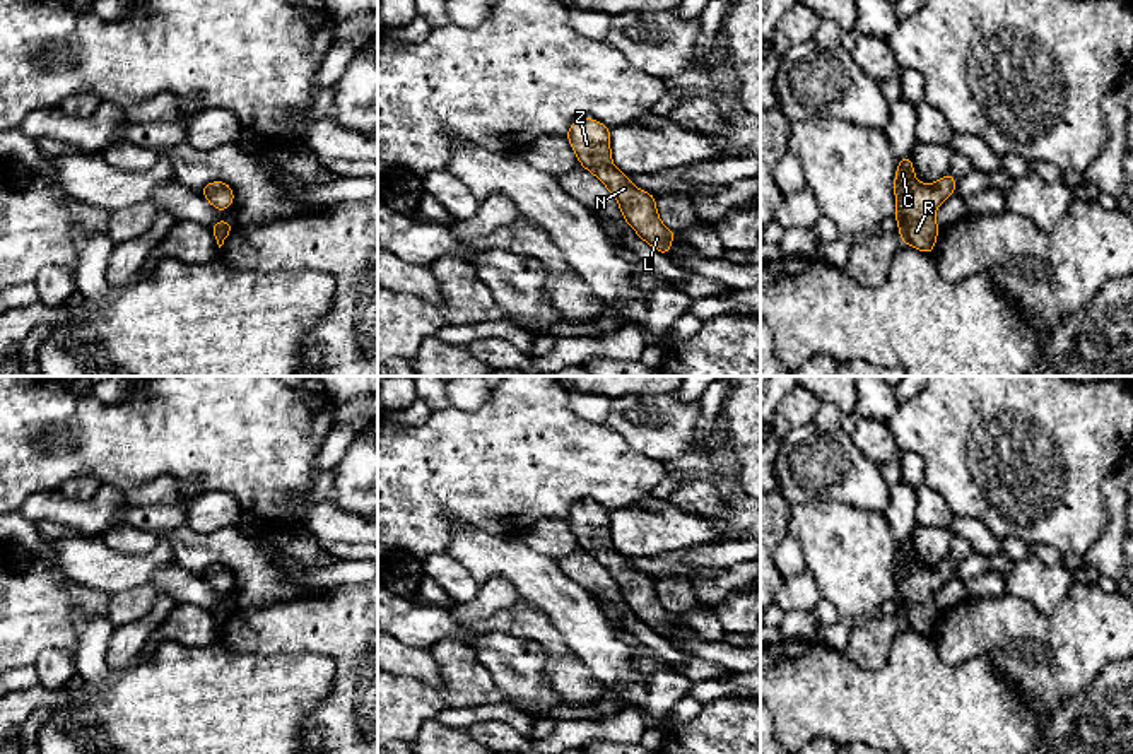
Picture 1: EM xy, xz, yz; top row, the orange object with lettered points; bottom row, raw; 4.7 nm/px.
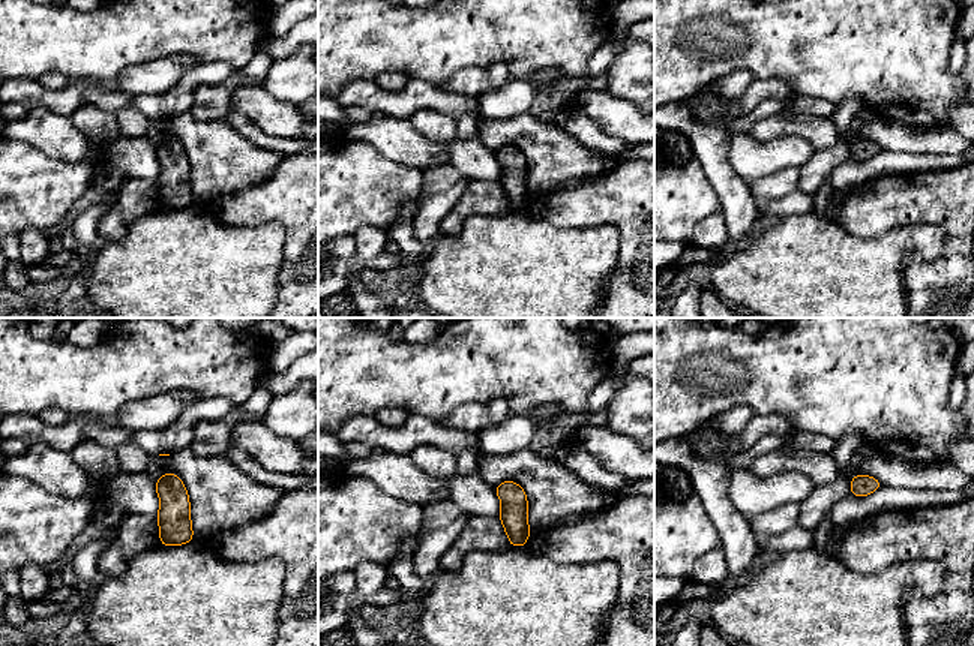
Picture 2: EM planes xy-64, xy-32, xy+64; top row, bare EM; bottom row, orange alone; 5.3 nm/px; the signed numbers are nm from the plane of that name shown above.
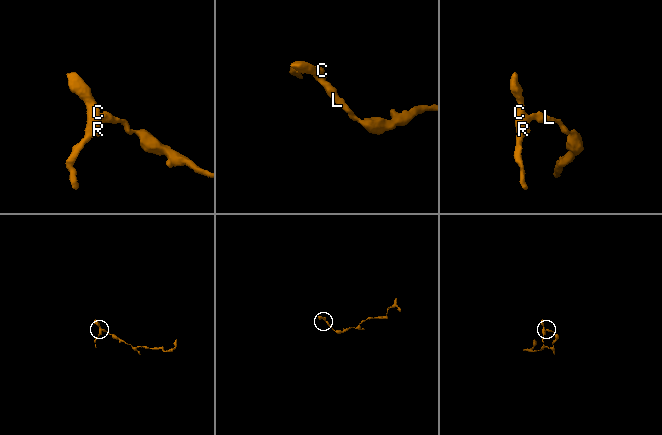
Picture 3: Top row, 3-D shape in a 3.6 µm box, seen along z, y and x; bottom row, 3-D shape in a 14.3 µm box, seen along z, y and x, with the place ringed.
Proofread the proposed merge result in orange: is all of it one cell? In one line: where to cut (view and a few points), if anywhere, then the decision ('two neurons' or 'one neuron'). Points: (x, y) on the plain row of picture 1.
no cut | one neuron

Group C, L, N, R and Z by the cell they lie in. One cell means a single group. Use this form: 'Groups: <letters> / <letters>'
Groups: C L N R Z

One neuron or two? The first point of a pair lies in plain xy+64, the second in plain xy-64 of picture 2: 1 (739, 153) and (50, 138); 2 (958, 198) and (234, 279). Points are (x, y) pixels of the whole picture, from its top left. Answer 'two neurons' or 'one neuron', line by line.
1: one neuron
2: two neurons

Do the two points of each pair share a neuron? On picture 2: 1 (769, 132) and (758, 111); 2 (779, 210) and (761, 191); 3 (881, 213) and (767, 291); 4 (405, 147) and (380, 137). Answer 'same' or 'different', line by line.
1: different
2: different
3: different
4: same

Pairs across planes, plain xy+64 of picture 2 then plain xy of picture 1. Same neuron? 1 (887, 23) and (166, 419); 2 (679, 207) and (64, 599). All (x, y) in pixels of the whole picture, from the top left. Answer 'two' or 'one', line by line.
1: one
2: one

